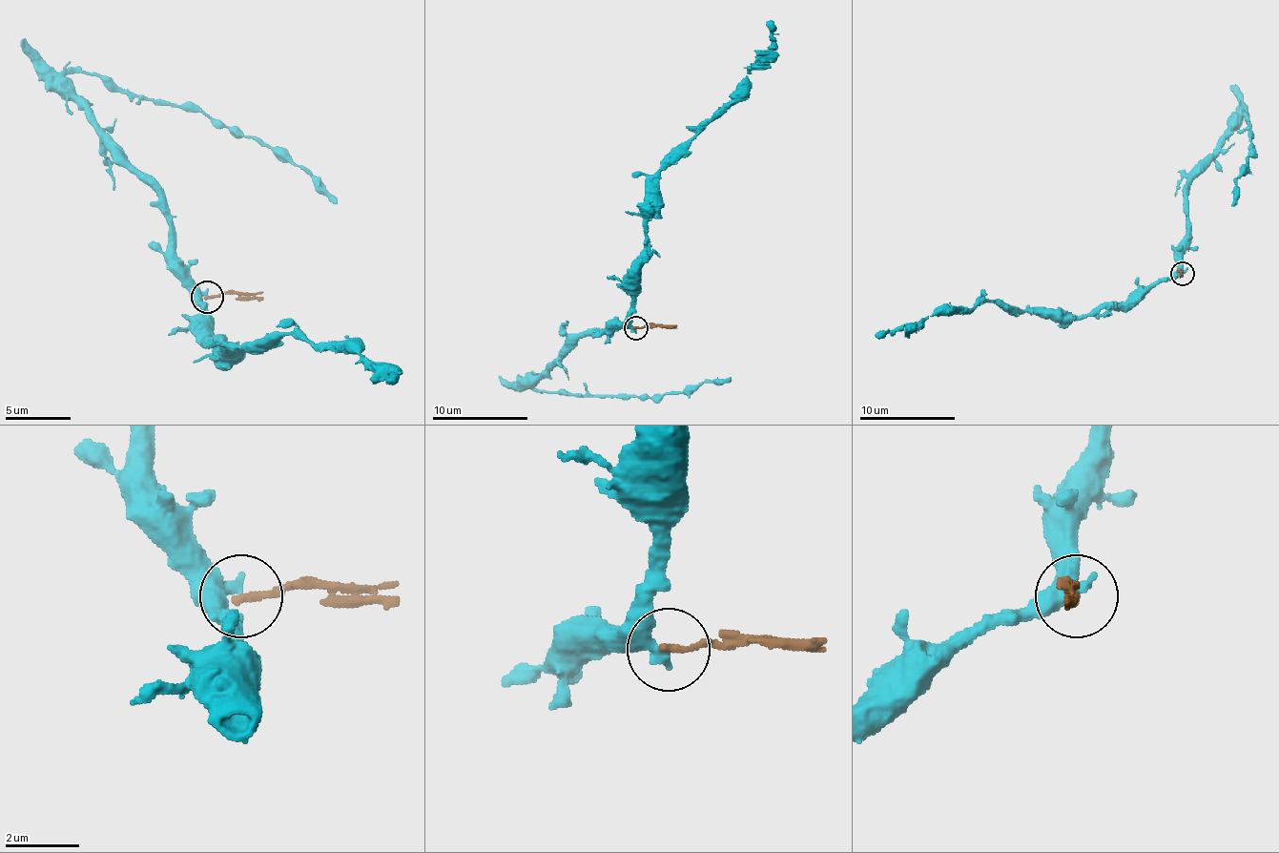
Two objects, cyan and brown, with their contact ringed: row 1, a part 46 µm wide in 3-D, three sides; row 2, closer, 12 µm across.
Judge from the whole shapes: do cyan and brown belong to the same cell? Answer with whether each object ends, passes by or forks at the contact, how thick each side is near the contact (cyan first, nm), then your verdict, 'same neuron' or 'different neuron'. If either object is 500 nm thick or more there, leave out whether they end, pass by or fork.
cyan ends there; brown ends there; 400 nm thick on the cyan side, 200 nm on the other; different neuron

